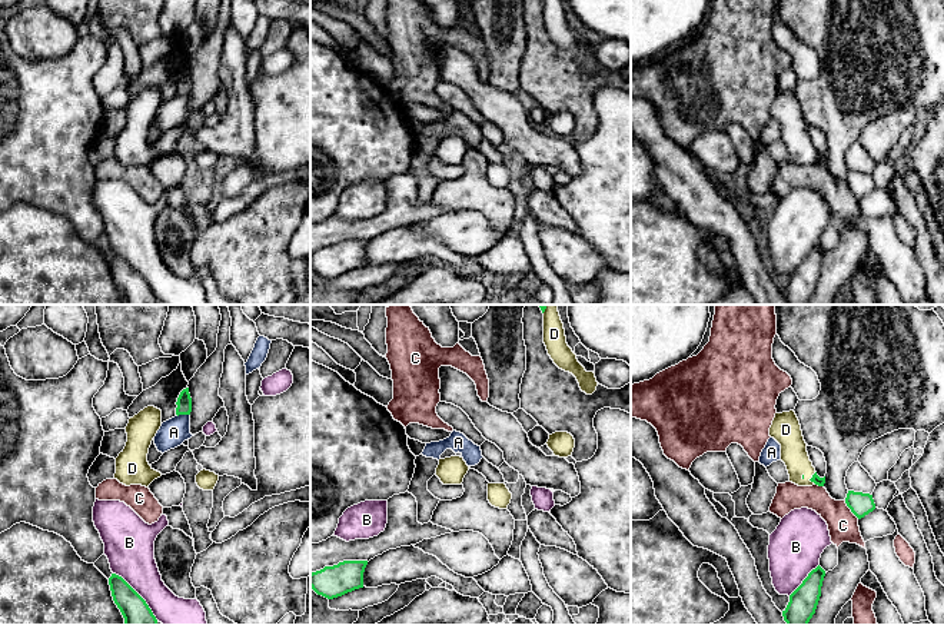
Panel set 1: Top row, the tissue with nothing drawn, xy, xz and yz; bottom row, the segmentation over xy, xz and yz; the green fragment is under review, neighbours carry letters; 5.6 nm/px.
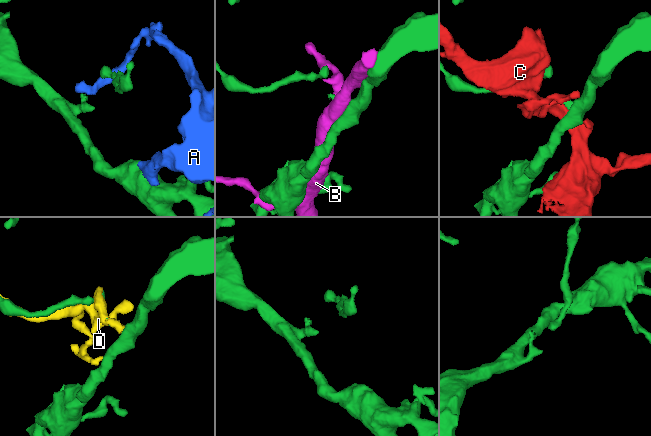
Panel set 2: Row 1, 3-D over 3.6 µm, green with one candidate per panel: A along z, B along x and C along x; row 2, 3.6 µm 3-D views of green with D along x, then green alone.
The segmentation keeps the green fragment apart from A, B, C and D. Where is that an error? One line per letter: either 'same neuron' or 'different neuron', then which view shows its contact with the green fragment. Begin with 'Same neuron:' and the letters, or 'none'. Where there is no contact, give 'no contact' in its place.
Same neuron: D
A: different neuron; contact in xy
B: different neuron; contact in xy
C: different neuron; contact in yz
D: same neuron; contact in yz

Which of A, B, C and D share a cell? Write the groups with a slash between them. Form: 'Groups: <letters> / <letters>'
Groups: A / B / C / D

